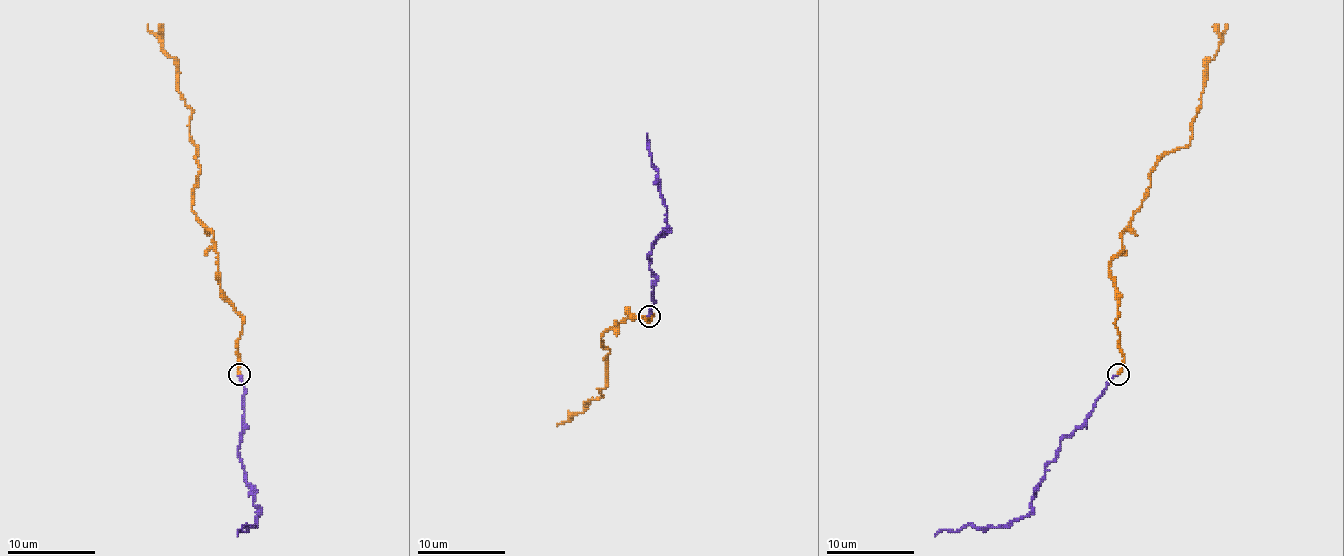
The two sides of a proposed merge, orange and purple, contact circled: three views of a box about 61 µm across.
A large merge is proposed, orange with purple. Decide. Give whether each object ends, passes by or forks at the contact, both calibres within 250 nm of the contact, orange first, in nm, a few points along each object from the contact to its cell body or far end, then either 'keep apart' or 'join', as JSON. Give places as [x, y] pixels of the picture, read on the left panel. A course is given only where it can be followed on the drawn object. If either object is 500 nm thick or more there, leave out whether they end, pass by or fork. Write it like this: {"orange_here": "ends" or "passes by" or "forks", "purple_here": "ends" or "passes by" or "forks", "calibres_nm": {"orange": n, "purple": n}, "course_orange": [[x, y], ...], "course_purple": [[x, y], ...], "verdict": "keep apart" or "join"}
{"orange_here": "ends", "purple_here": "ends", "calibres_nm": {"orange": 160, "purple": 180}, "course_orange": [[240, 373], [242, 319], [222, 290], [213, 233], [191, 209], [191, 110], [178, 90], [178, 64], [147, 24]], "course_purple": [[240, 376], [244, 387], [246, 426], [240, 435], [237, 450], [257, 521], [251, 527], [244, 525], [237, 536]], "verdict": "join"}

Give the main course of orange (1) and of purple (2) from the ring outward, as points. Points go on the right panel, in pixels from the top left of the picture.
1: (1117, 373), (1124, 354), (1108, 261), (1122, 248), (1122, 233), (1155, 162), (1188, 145), (1207, 64), (1227, 24)
2: (1117, 376), (1045, 468), (1029, 514), (996, 527), (966, 525), (935, 536)

